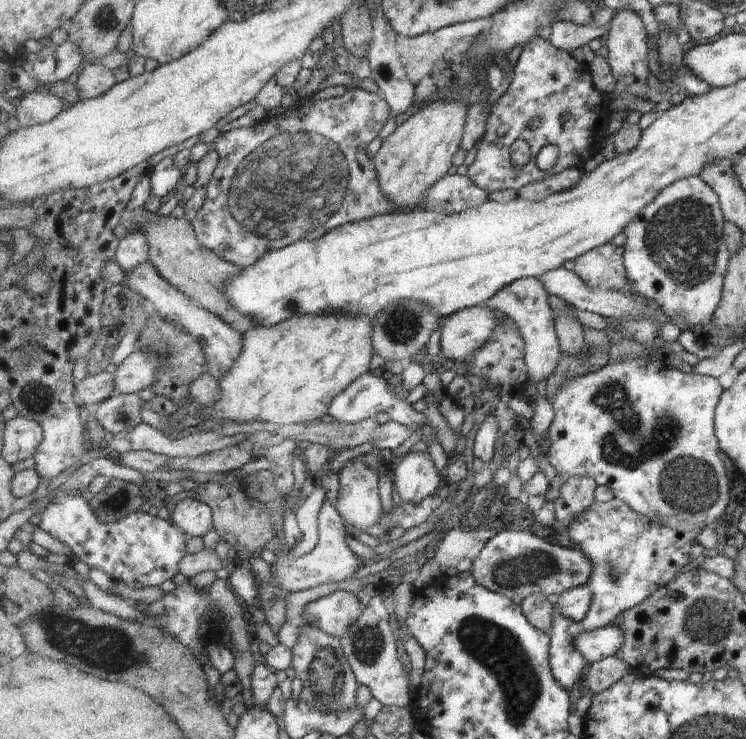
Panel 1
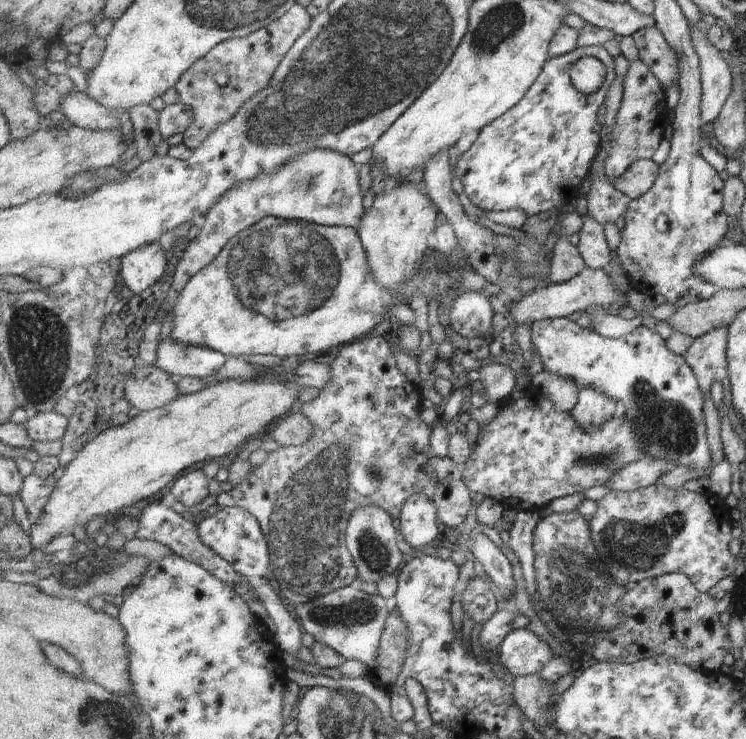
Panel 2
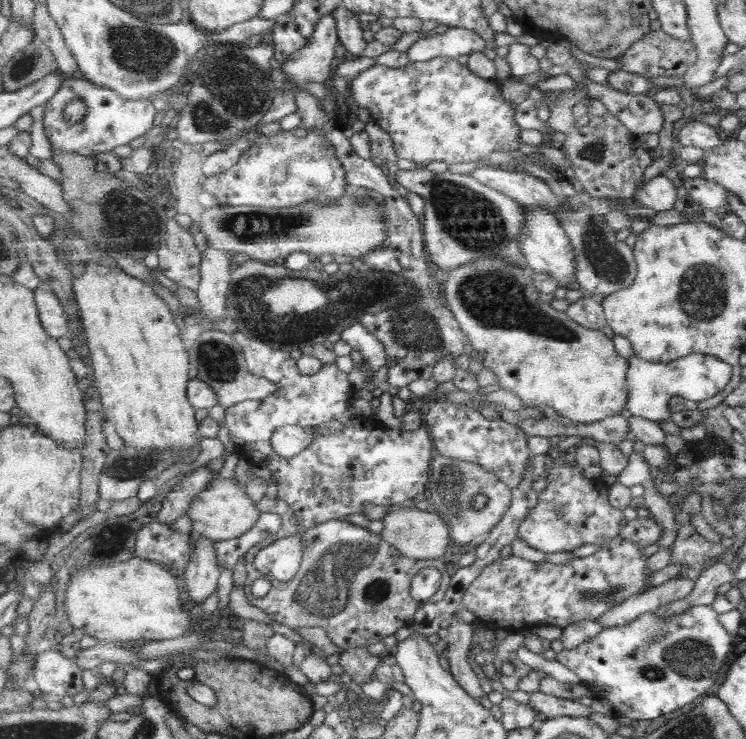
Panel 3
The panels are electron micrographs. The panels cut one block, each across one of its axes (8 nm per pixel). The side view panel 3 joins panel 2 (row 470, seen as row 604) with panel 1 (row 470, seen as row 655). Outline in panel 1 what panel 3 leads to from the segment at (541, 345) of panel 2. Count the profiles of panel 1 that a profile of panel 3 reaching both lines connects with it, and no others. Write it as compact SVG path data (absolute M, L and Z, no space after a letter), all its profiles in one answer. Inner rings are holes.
M650 356L633 360L617 360L600 366L600 370L596 372L575 376L567 380L564 387L552 399L555 419L546 436L550 443L547 453L549 463L556 469L563 483L574 477L590 477L597 482L598 486L604 485L611 488L615 497L627 502L637 513L655 521L661 521L670 529L678 532L697 529L699 532L705 527L713 528L715 522L724 514L729 500L729 478L725 472L725 464L719 458L720 446L717 446L716 436L713 436L713 410L716 410L715 404L718 404L719 392L721 388L715 378L679 372L675 368L666 366L663 360Z

